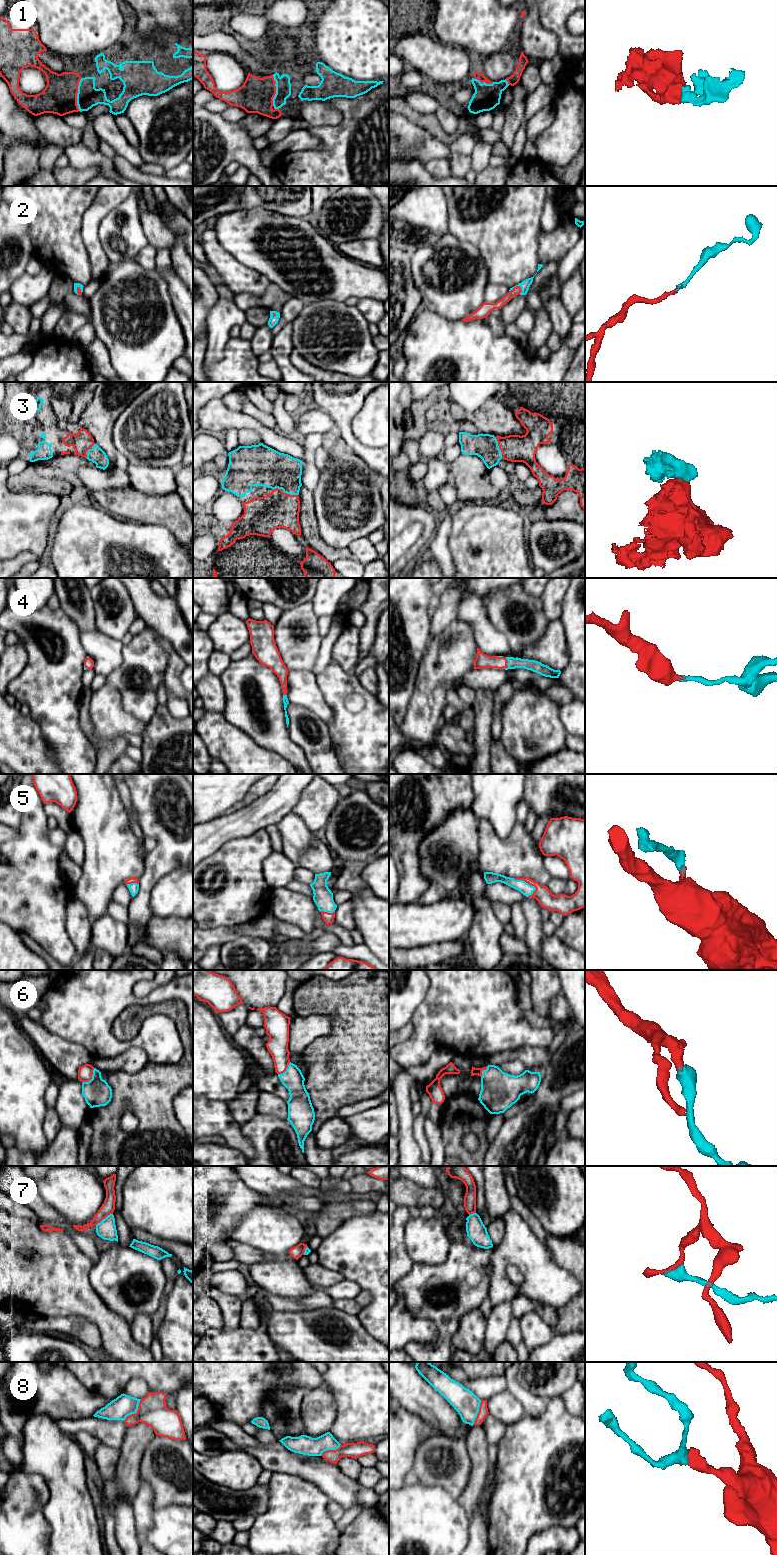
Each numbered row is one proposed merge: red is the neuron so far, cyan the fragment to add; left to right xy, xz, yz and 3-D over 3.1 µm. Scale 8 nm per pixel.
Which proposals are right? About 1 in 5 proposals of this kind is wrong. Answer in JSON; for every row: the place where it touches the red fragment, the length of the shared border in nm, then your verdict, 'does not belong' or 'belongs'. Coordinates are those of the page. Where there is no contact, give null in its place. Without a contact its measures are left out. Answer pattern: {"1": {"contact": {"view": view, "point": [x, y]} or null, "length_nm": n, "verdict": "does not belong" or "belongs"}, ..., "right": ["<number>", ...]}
{"1": {"contact": {"view": "xy", "point": [76, 94]}, "length_nm": 280, "verdict": "belongs"}, "2": {"contact": {"view": "yz", "point": [516, 286]}, "length_nm": 110, "verdict": "belongs"}, "3": {"contact": {"view": "xz", "point": [285, 493]}, "length_nm": 200, "verdict": "belongs"}, "4": {"contact": {"view": "yz", "point": [506, 664]}, "length_nm": 100, "verdict": "belongs"}, "5": {"contact": {"view": "yz", "point": [525, 881]}, "length_nm": 220, "verdict": "belongs"}, "6": {"contact": {"view": "xy", "point": [91, 1078]}, "length_nm": 160, "verdict": "belongs"}, "7": {"contact": {"view": "xy", "point": [103, 1218]}, "length_nm": 170, "verdict": "does not belong"}, "8": {"contact": {"view": "xy", "point": [135, 1413]}, "length_nm": 220, "verdict": "belongs"}, "right": ["1", "2", "3", "4", "5", "6", "8"]}

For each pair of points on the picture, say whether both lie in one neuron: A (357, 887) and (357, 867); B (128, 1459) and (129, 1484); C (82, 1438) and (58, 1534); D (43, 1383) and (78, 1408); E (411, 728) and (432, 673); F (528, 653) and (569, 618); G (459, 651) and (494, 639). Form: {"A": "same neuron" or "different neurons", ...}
{"A": "same neuron", "B": "same neuron", "C": "different neurons", "D": "same neuron", "E": "same neuron", "F": "different neurons", "G": "different neurons"}

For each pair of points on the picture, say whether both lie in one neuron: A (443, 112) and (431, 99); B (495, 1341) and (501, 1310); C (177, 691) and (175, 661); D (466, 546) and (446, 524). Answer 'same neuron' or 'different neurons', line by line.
A: different neurons
B: same neuron
C: same neuron
D: different neurons

